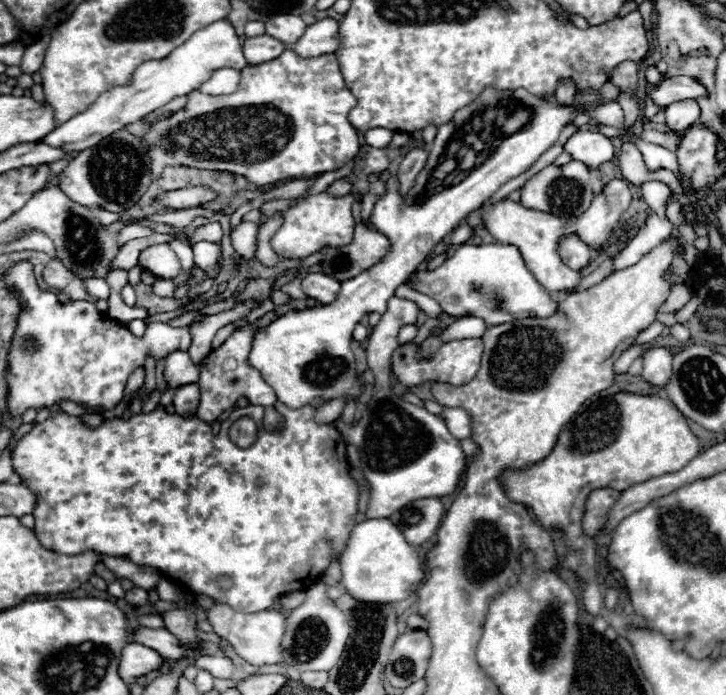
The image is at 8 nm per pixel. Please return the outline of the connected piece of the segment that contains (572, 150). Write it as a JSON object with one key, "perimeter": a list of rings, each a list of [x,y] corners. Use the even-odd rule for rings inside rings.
{"perimeter":[[[577,131],[573,133],[563,149],[575,159],[581,161],[589,167],[599,167],[601,163],[613,159],[615,151],[611,145],[611,139],[607,139],[601,133],[591,133],[591,131]]]}

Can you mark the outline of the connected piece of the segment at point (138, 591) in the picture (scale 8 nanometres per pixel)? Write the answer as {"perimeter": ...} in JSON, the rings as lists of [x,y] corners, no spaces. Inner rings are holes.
{"perimeter":[[[133,587],[131,591],[125,593],[125,601],[131,605],[131,607],[143,607],[147,603],[147,591],[141,589],[141,587]]]}

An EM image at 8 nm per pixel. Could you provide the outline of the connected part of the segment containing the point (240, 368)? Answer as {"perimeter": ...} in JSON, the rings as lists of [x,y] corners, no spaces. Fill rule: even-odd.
{"perimeter":[[[271,311],[271,313],[265,313],[261,319],[257,319],[251,327],[243,327],[243,329],[237,329],[231,333],[231,337],[219,347],[219,349],[213,349],[203,361],[201,361],[201,403],[197,407],[197,417],[207,421],[207,423],[213,423],[223,411],[227,409],[233,409],[237,399],[239,397],[247,397],[251,405],[261,405],[261,407],[269,407],[269,405],[275,405],[277,397],[275,397],[275,391],[263,381],[263,377],[257,373],[257,369],[253,369],[249,363],[247,363],[247,355],[249,355],[249,349],[251,349],[251,339],[253,339],[253,333],[259,329],[259,327],[265,327],[269,325],[269,321],[273,321],[277,315]]]}

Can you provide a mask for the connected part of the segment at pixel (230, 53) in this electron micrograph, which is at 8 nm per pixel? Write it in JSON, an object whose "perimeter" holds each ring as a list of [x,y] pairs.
{"perimeter":[[[227,19],[215,21],[213,25],[193,33],[193,37],[189,41],[185,41],[185,45],[179,45],[167,57],[141,63],[135,69],[135,73],[131,75],[129,83],[101,93],[91,107],[87,107],[83,113],[77,113],[63,125],[57,125],[43,141],[49,147],[59,147],[63,151],[89,149],[89,147],[97,145],[101,139],[105,139],[109,133],[115,133],[115,131],[123,129],[125,125],[139,121],[153,109],[169,103],[171,99],[187,95],[193,89],[199,89],[199,85],[203,81],[207,81],[215,69],[233,67],[239,71],[245,65],[247,65],[247,61],[241,53],[241,41],[235,35],[233,25]]]}

